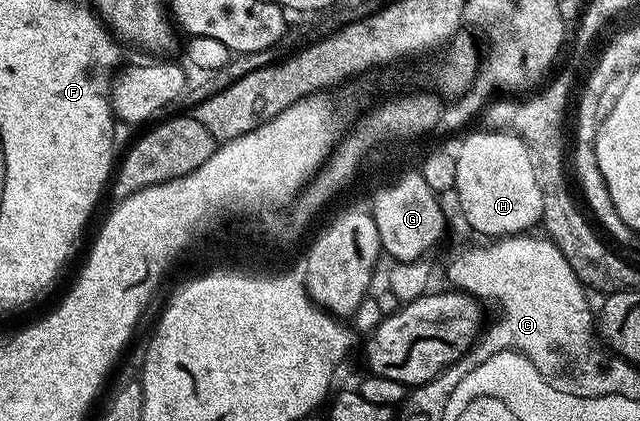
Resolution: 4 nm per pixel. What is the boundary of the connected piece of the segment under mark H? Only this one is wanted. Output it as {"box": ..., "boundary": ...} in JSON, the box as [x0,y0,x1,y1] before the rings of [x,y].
{"box":[454,131,544,239],"boundary":[[[479,131],[480,133],[465,132],[464,138],[460,141],[460,146],[454,152],[454,160],[456,162],[456,187],[454,197],[460,200],[460,209],[464,212],[464,217],[468,220],[468,225],[476,233],[481,233],[481,238],[495,239],[497,237],[514,237],[517,235],[527,234],[529,231],[541,224],[544,212],[542,211],[542,191],[538,187],[538,179],[534,179],[534,171],[532,170],[532,160],[528,154],[528,149],[524,145],[524,141],[520,137],[515,137],[513,133],[505,133],[503,131]]]}

